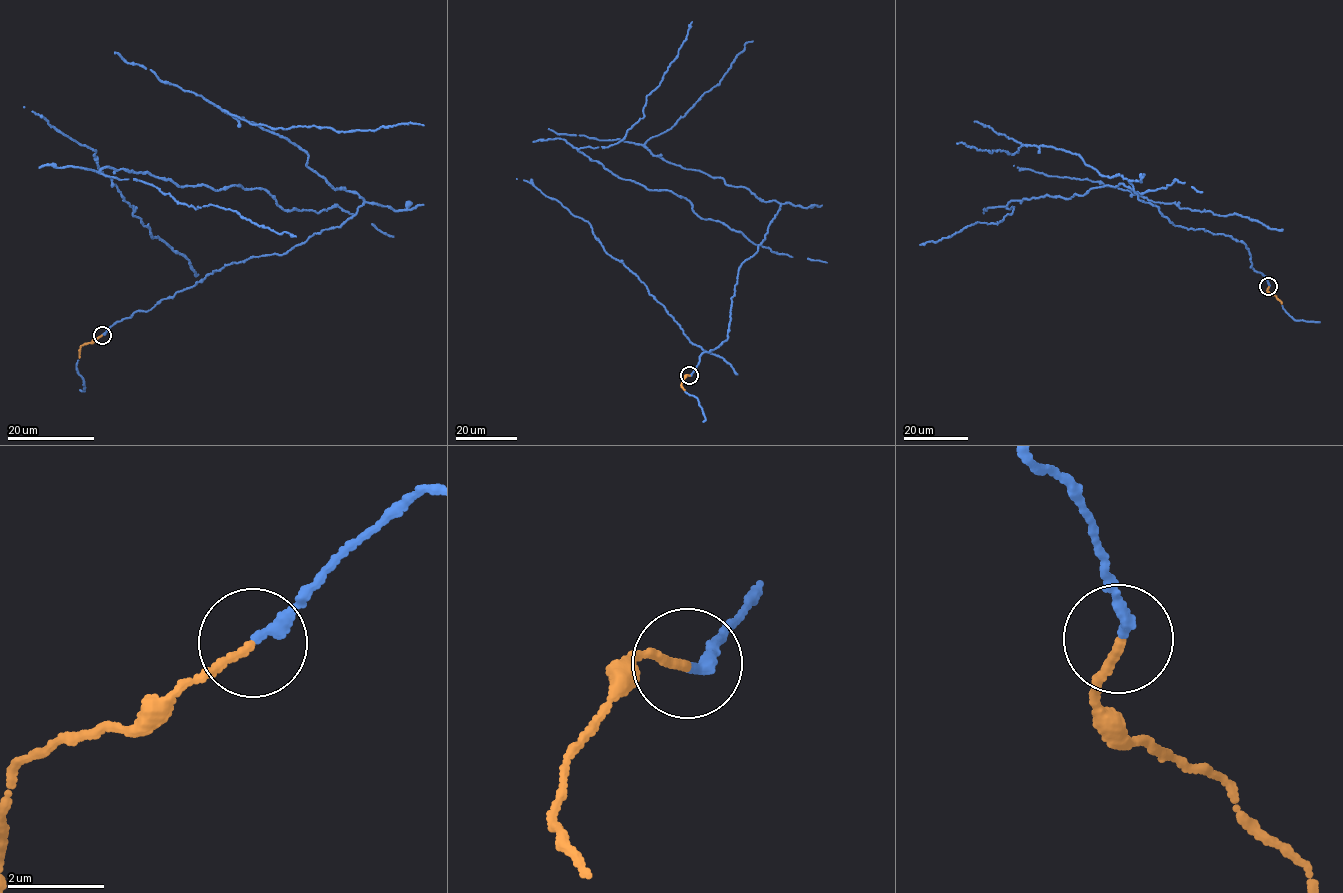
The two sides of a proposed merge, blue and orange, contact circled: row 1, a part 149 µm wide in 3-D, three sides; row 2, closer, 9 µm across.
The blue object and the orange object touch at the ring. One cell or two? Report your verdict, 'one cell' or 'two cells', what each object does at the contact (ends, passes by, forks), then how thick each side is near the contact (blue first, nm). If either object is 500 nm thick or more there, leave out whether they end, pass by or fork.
one cell; blue ends; orange ends; calibres 240 and 170 nm

